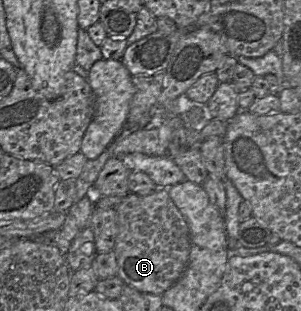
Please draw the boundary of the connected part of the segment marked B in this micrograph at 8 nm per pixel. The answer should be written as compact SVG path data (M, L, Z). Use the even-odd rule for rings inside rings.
M168 188L147 194L129 192L116 206L118 234L115 253L117 276L136 290L162 295L181 276L190 253L189 226L169 196Z

